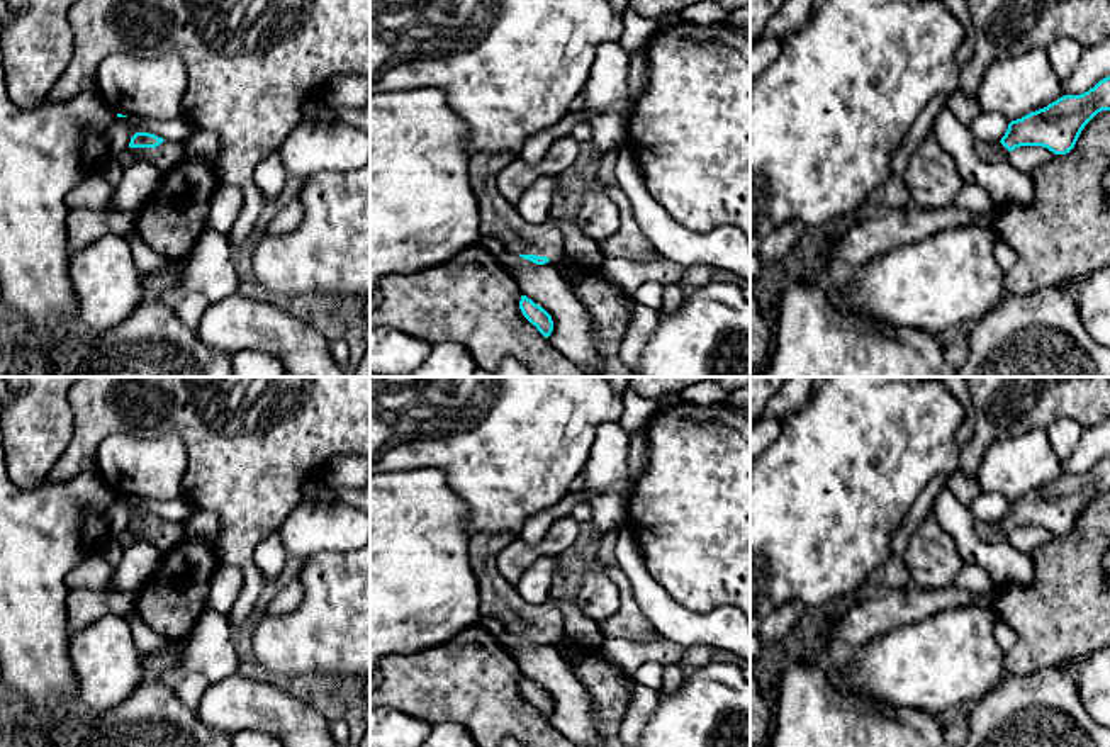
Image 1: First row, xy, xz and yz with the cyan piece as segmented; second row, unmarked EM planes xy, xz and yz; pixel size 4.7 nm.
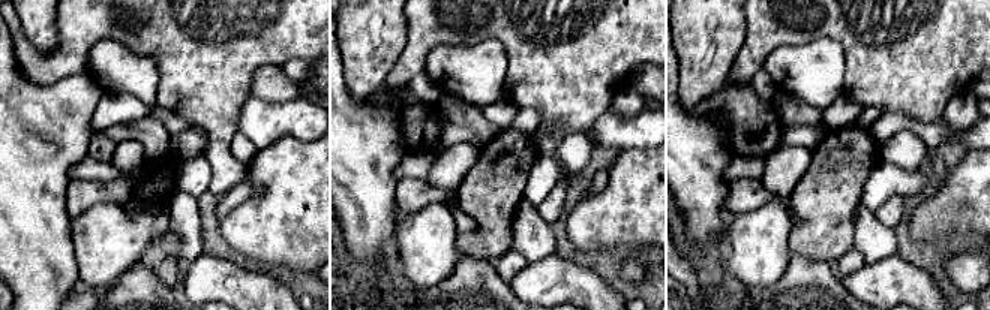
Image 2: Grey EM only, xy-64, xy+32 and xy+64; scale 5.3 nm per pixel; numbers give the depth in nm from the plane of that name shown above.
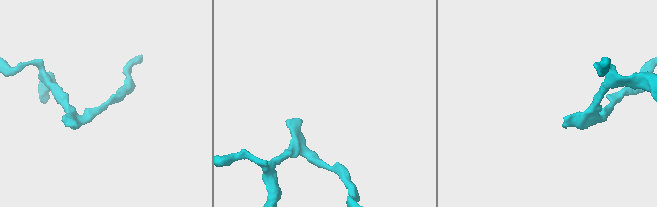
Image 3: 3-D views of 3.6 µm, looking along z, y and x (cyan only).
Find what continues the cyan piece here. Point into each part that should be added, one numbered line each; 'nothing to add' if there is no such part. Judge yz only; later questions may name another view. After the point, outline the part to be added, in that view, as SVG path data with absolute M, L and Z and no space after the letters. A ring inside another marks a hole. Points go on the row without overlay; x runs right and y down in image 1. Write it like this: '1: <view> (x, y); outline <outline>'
1: yz (986, 545); outline M949 487L937 494L930 513L954 538L962 560L984 569L996 589L1012 582L1032 584L1032 555L1008 543L1008 530L1001 523L978 523Z

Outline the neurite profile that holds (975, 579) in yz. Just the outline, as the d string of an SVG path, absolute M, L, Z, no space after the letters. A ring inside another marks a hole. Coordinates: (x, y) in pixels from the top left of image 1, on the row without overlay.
M966 564L961 574L957 576L956 584L973 594L986 594L995 587L988 572L978 565Z

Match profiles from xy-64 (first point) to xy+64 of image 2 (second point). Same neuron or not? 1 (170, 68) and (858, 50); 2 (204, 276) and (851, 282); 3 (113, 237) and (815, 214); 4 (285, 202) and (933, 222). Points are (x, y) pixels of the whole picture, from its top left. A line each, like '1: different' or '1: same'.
1: same
2: same
3: different
4: same

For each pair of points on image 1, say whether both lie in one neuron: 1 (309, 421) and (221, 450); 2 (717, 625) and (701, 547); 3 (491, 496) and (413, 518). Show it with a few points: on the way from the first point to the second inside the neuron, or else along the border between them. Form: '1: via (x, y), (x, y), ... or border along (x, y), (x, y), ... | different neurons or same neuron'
1: via (287, 423), (265, 442), (250, 442), (243, 449) | same neuron
2: border along (674, 600), (701, 613), (732, 606) | different neurons
3: border along (442, 469), (450, 489), (467, 506), (470, 537) | different neurons

